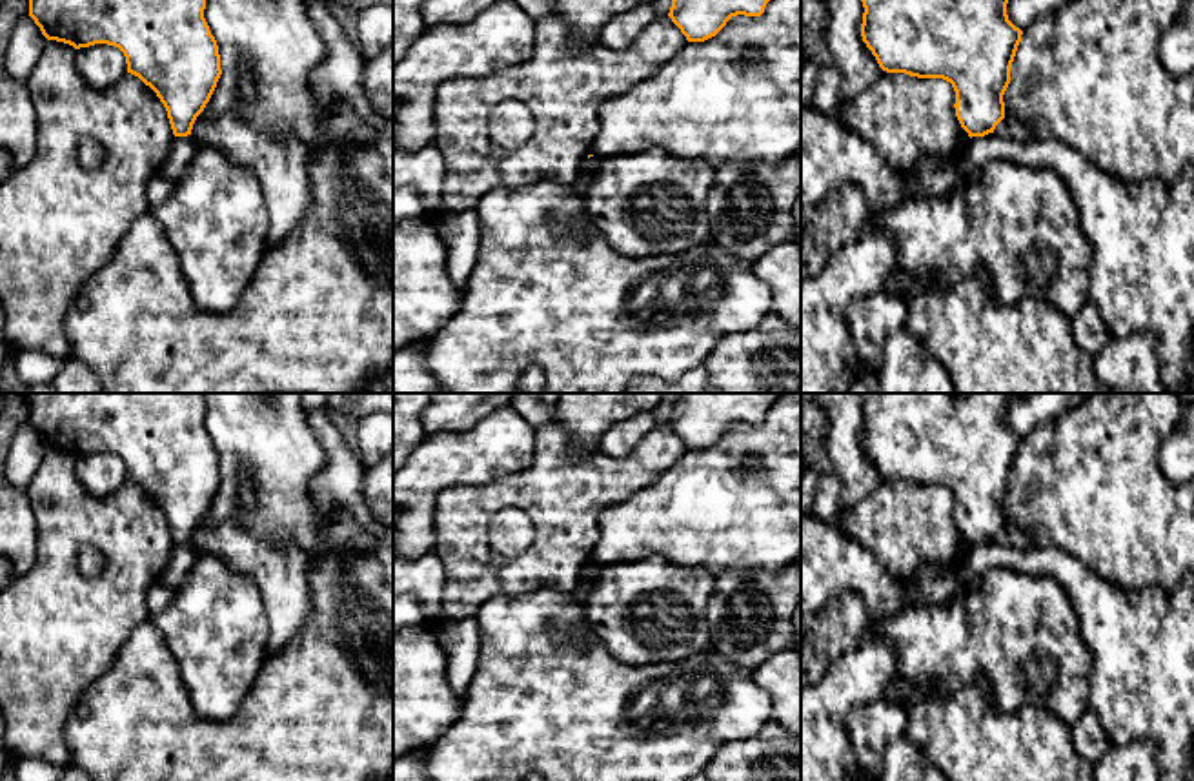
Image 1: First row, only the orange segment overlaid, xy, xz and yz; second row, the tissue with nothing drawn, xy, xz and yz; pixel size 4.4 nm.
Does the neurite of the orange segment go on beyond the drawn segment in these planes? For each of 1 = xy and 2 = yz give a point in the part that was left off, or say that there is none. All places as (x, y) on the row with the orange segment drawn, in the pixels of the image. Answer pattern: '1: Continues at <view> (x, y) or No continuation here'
1: No continuation here
2: No continuation here

